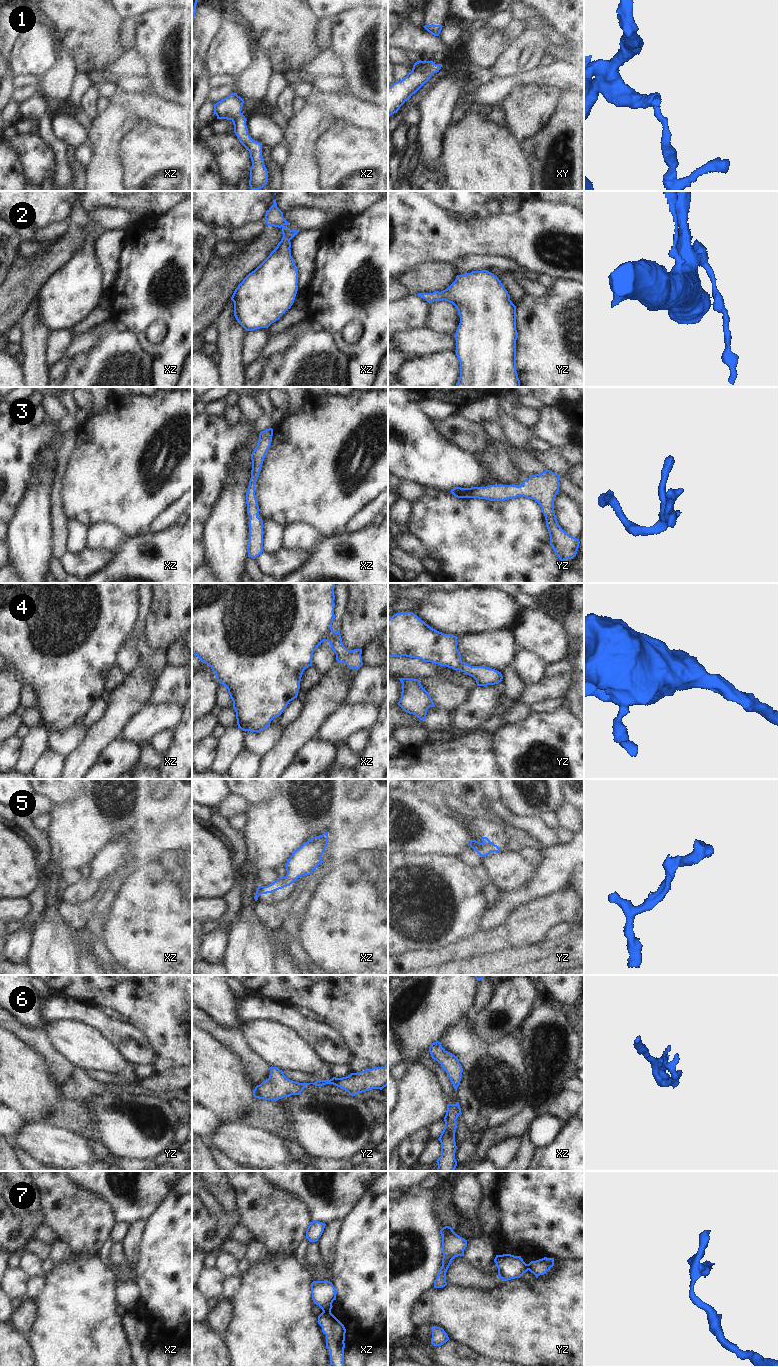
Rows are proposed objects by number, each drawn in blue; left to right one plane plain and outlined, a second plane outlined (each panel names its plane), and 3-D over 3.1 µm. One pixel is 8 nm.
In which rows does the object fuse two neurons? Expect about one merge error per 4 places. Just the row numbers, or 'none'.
7

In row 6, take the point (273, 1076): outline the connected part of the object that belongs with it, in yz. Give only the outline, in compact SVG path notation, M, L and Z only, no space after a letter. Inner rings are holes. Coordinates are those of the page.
M388 1064L384 1067L374 1067L359 1073L351 1073L342 1078L333 1077L330 1080L317 1080L314 1083L299 1083L290 1080L277 1067L271 1066L270 1071L269 1078L253 1090L255 1098L278 1101L284 1097L301 1094L305 1086L310 1084L315 1086L333 1084L344 1089L351 1096L371 1089L382 1090L388 1085Z

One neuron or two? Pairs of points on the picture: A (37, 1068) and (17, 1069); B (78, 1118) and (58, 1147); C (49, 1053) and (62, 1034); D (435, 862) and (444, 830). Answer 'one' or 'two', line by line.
A: one
B: two
C: two
D: two

